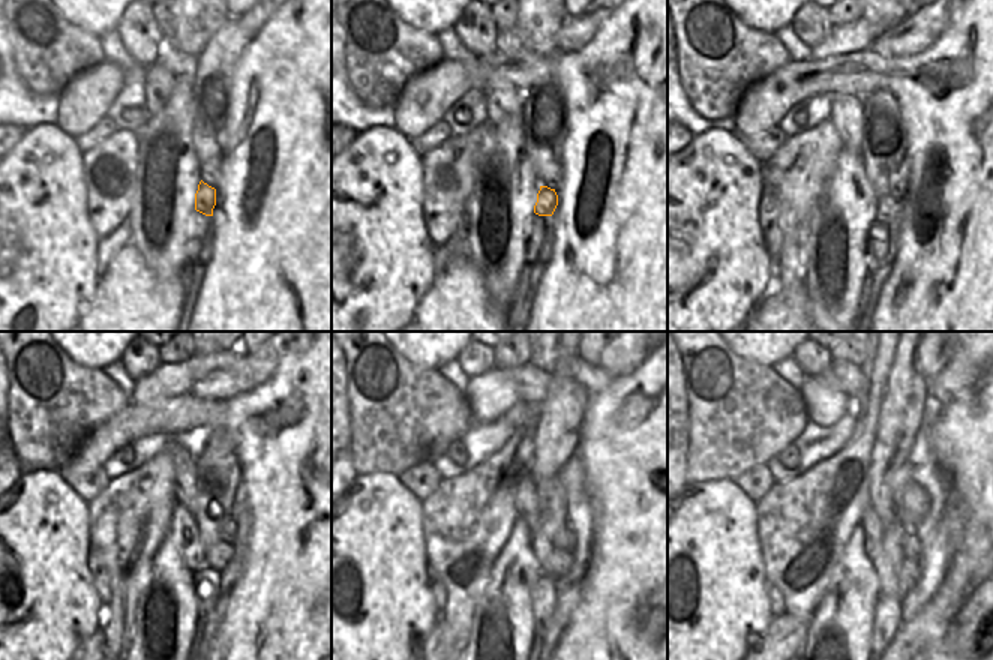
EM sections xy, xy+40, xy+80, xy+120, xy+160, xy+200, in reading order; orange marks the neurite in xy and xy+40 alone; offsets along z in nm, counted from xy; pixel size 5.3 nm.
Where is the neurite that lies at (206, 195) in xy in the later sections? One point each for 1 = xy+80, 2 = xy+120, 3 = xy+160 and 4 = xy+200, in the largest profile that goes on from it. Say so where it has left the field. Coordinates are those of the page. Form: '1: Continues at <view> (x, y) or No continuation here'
1: Continues at xy+80 (888, 210)
2: Continues at xy+120 (218, 555)
3: Continues at xy+160 (560, 561)
4: Continues at xy+200 (909, 573).

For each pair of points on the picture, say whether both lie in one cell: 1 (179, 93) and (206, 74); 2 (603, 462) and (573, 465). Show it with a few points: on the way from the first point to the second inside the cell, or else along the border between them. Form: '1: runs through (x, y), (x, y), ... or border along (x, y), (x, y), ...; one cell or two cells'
1: border along (195, 75), (192, 86), (192, 119); two cells
2: border along (576, 455), (587, 483); two cells

